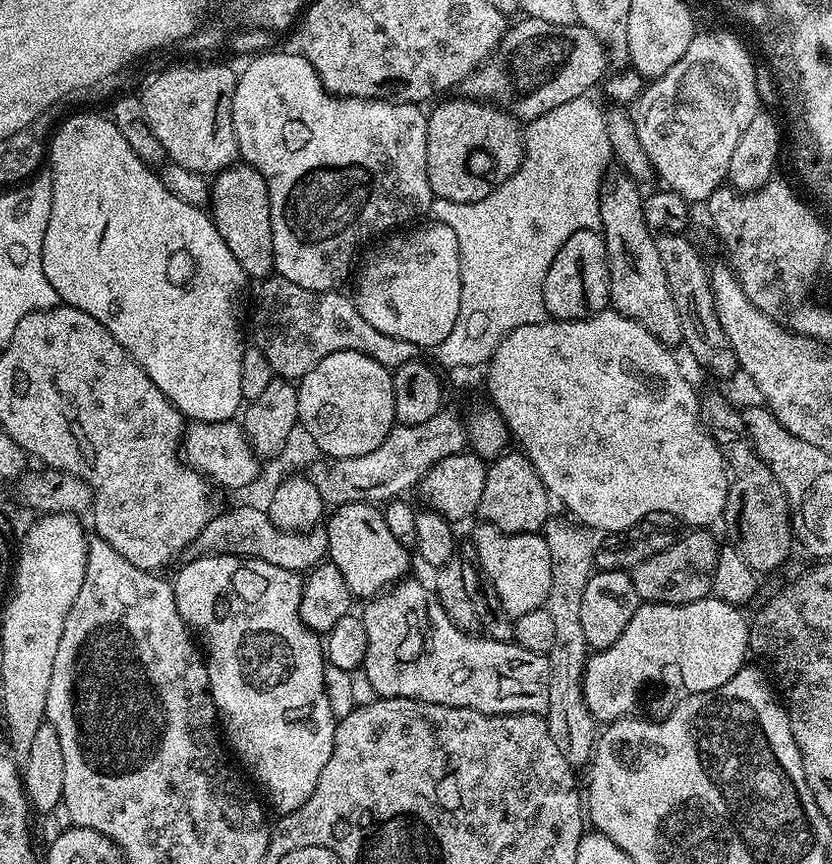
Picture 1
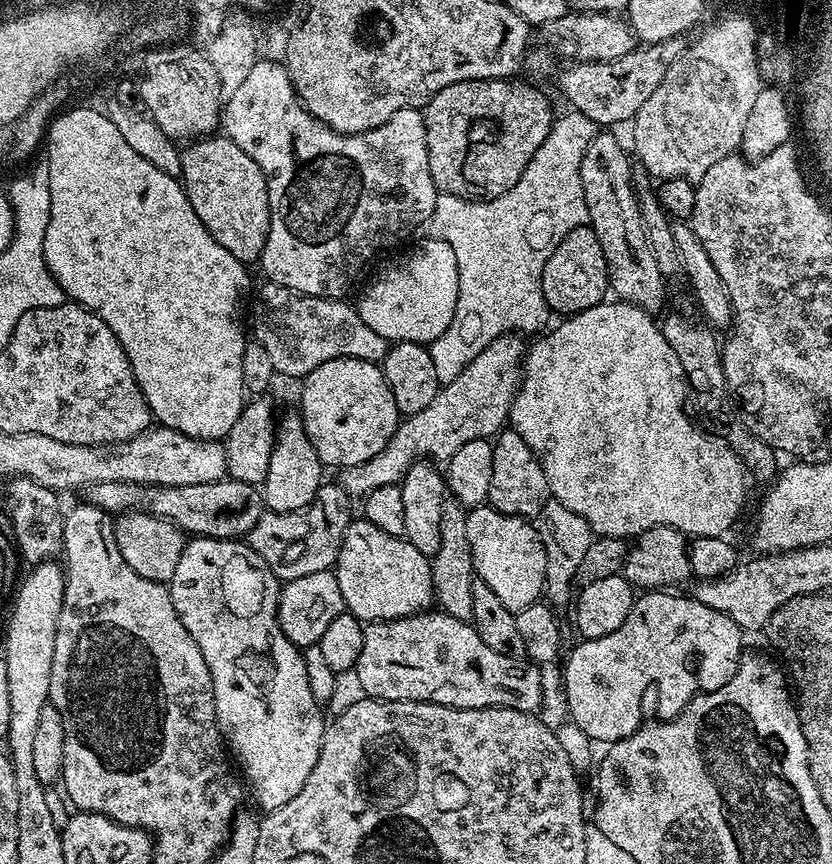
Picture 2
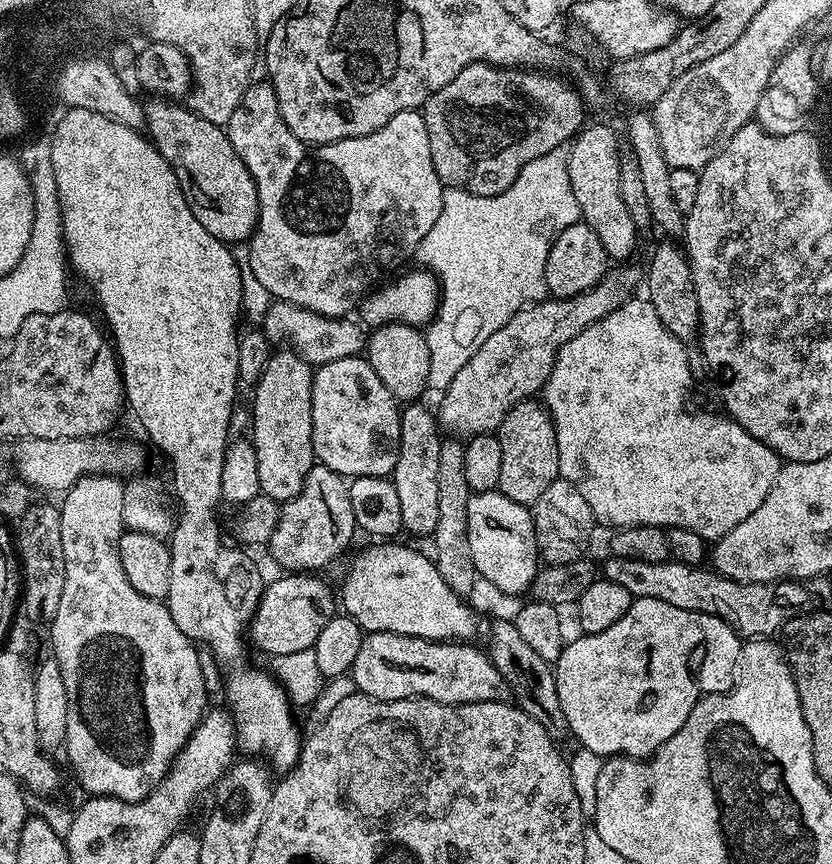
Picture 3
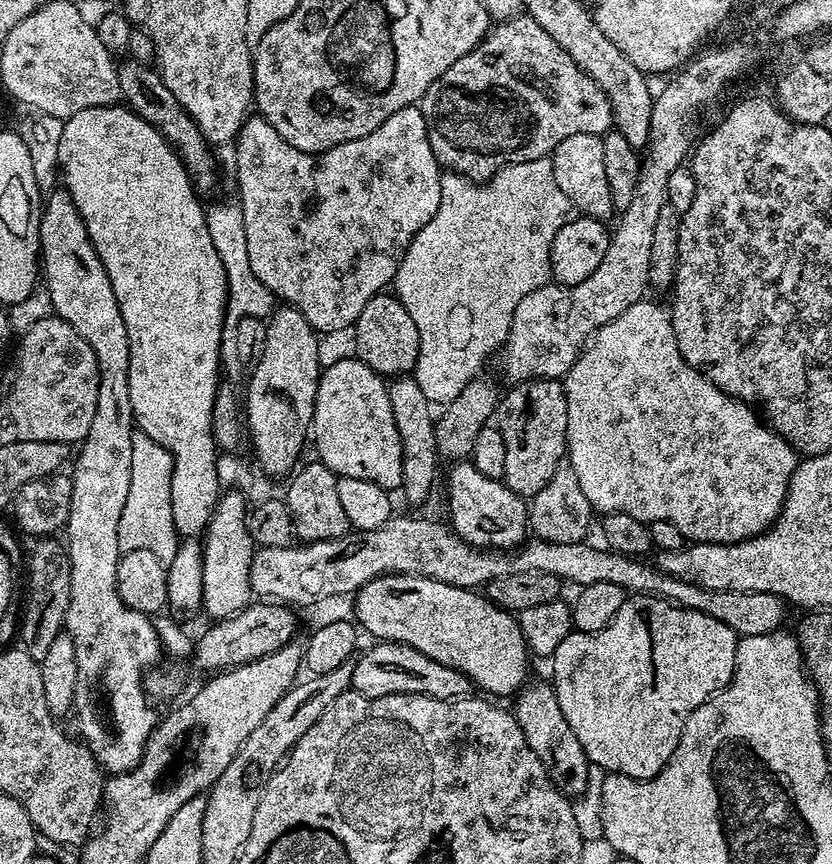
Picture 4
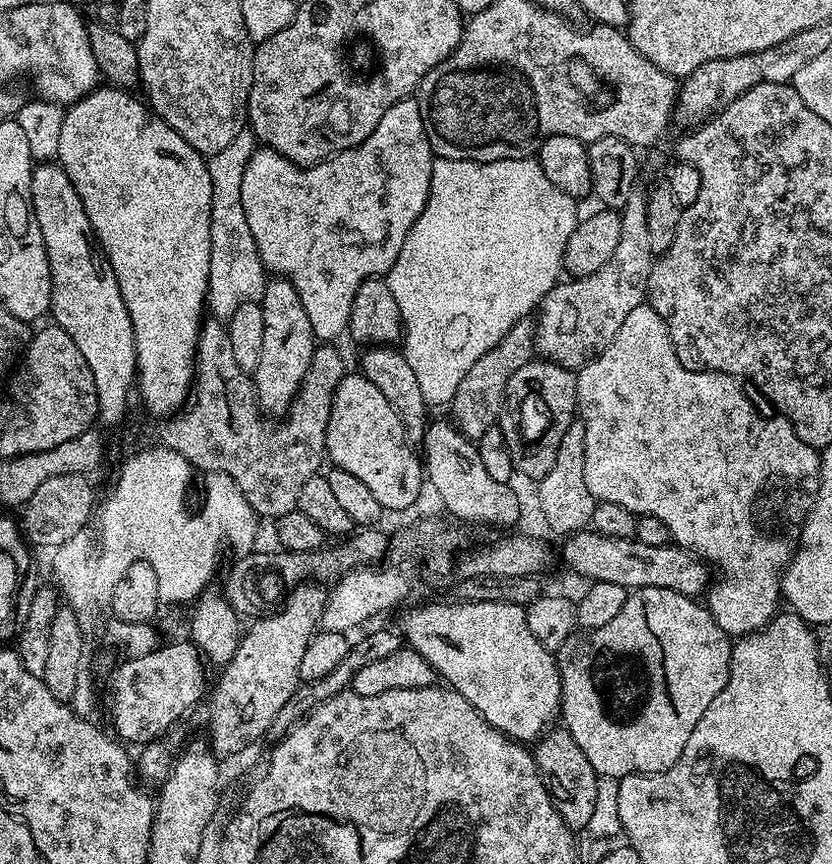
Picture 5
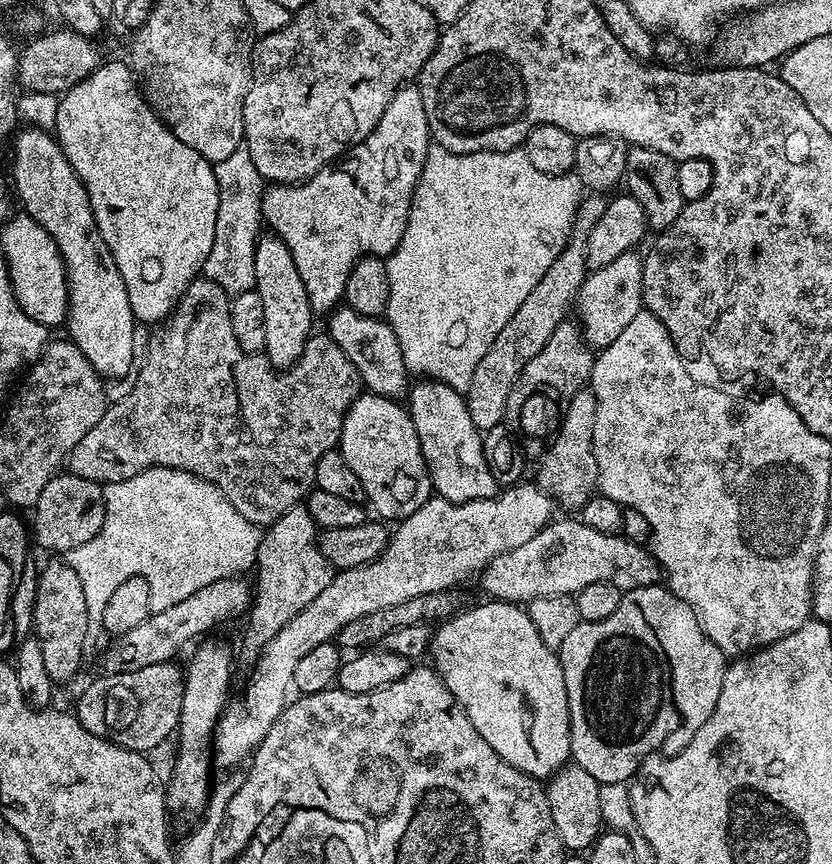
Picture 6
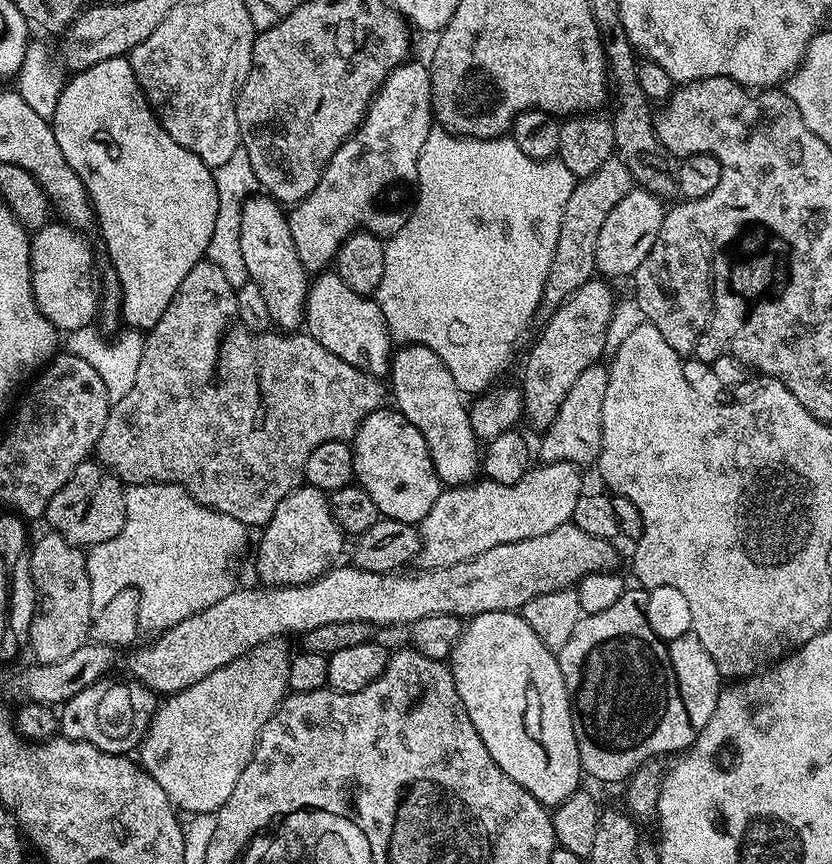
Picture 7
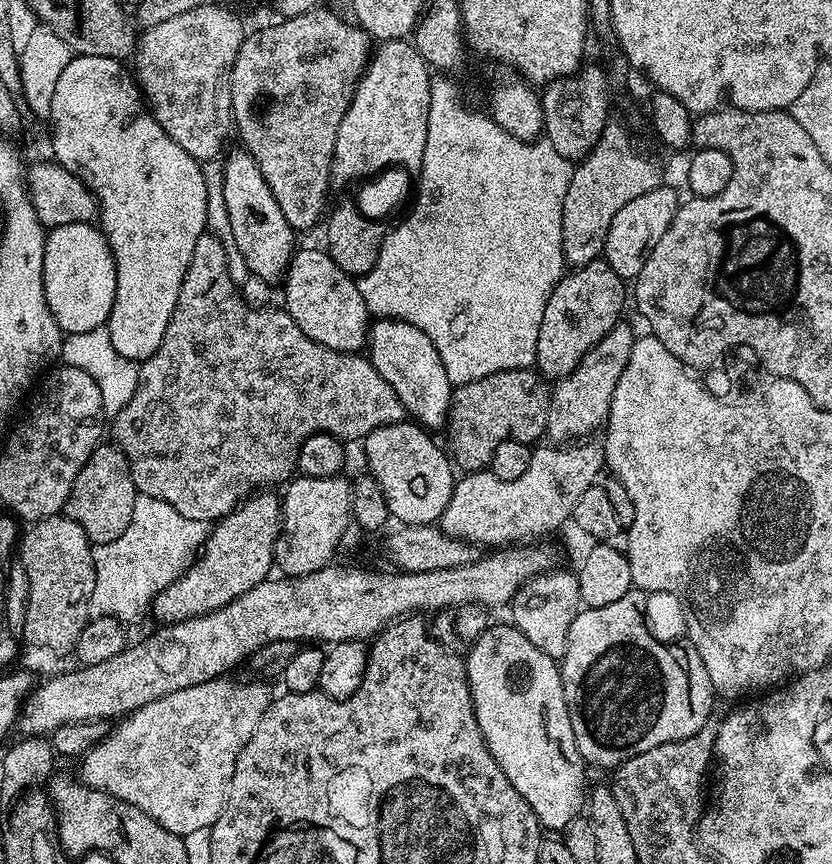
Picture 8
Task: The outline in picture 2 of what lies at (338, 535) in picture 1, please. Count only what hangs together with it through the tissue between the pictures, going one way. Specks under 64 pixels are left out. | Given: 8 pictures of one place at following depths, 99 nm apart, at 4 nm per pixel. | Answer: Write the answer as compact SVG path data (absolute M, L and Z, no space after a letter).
M353 519L349 524L340 553L334 565L344 606L361 622L397 620L431 609L432 566L429 557L422 555L410 542L378 530L369 520Z

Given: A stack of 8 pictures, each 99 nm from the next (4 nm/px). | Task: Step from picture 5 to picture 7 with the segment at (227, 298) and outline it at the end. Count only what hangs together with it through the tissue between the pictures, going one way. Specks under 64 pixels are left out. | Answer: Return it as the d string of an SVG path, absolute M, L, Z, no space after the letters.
M242 146L234 150L232 157L226 163L213 169L215 189L218 190L218 213L214 220L214 231L210 236L210 245L207 246L205 257L212 264L218 266L226 277L226 282L234 289L249 283L246 262L242 253L241 244L241 212L244 201L249 199L259 187L257 176L250 166L250 156Z

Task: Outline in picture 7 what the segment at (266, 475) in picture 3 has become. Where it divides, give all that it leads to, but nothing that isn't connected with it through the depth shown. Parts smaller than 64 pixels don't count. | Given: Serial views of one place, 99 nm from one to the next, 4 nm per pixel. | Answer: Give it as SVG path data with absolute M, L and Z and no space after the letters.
M264 194L253 195L244 201L241 244L248 279L262 290L273 325L285 333L295 333L304 322L304 300L308 296L310 274L302 266L298 250L294 250L294 238L290 234L285 209Z

